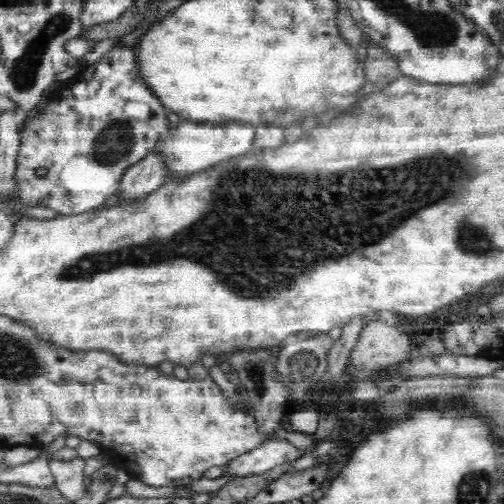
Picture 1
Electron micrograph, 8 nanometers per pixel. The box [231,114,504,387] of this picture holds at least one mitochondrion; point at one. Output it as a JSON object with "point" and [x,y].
{"point":[471,238]}

